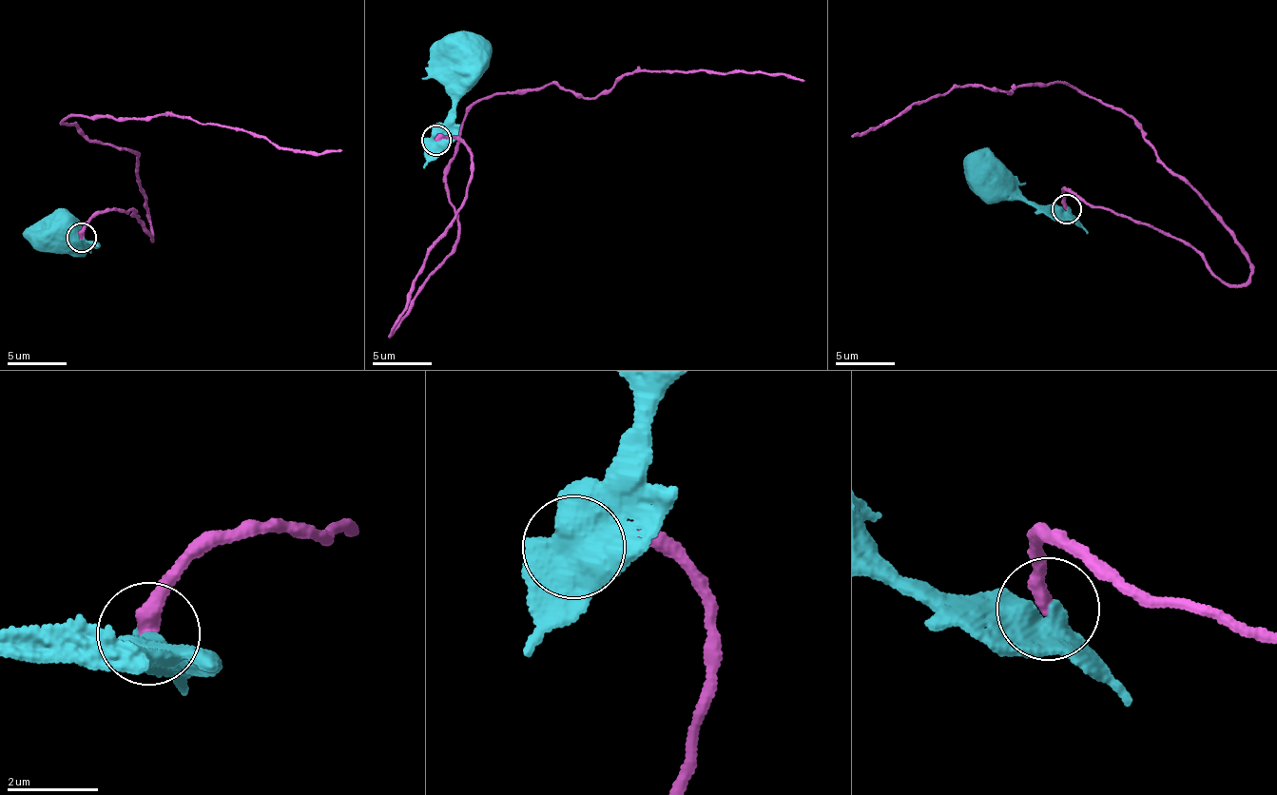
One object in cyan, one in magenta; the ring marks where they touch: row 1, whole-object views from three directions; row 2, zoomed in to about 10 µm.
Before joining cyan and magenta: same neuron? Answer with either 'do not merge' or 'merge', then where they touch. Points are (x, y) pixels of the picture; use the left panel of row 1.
merge | (81, 237)

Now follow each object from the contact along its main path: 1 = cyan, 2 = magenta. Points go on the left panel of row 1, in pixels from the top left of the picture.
1: (80, 237), (74, 240), (80, 242), (75, 243), (53, 219), (67, 227)
2: (80, 237), (102, 210), (133, 206), (154, 235), (136, 154), (67, 118), (176, 115), (295, 150), (343, 149)

